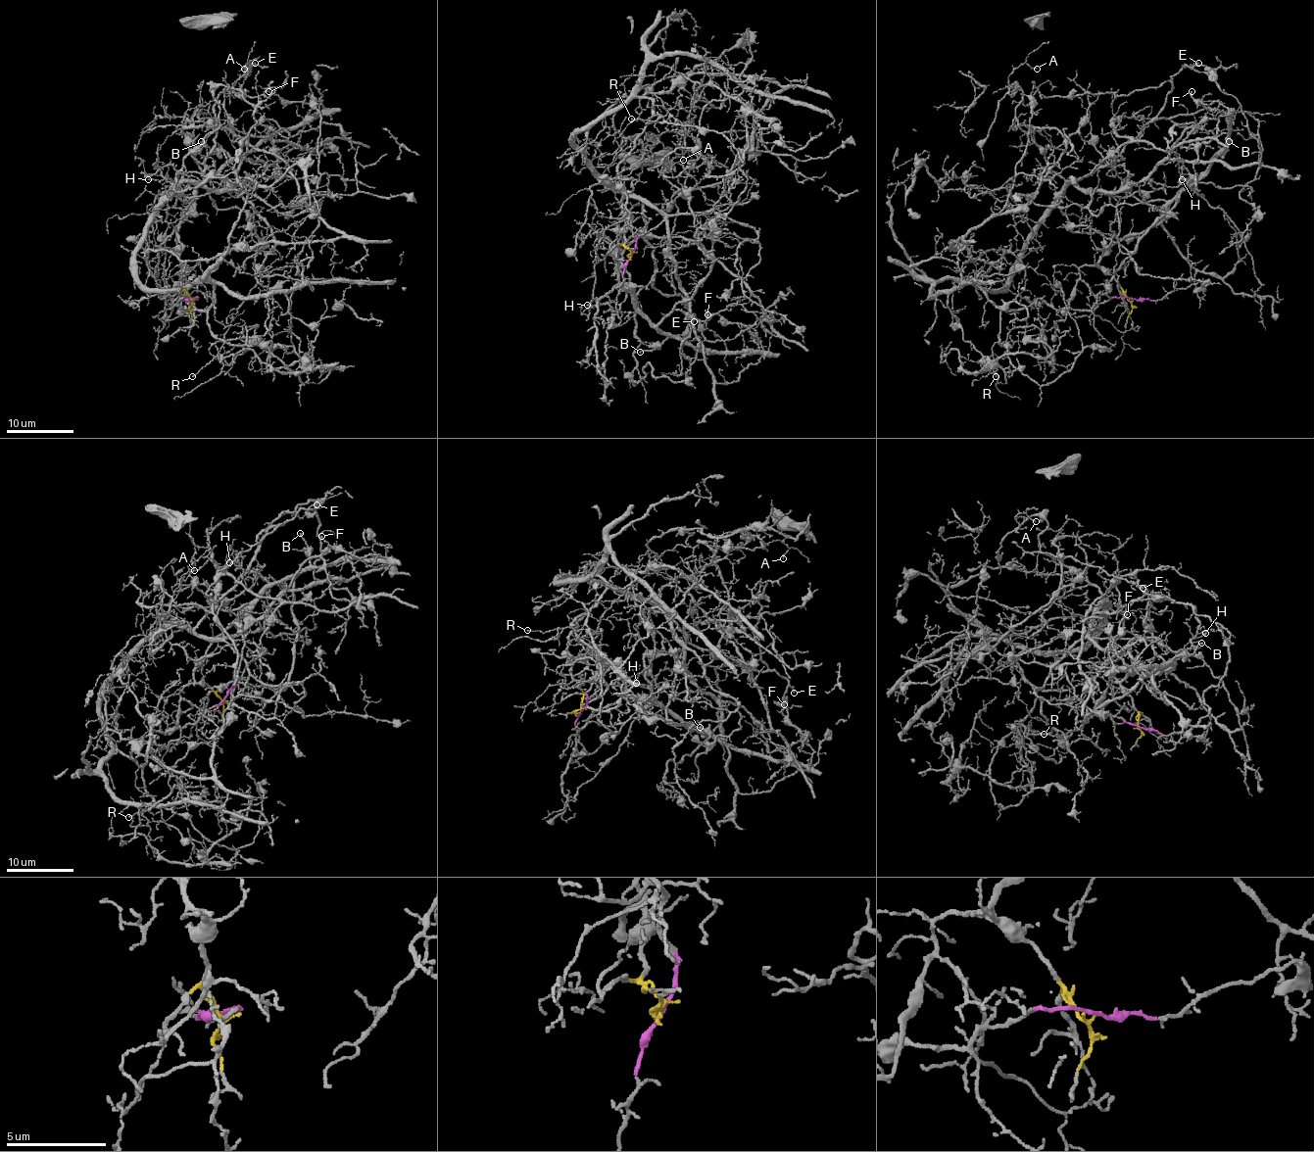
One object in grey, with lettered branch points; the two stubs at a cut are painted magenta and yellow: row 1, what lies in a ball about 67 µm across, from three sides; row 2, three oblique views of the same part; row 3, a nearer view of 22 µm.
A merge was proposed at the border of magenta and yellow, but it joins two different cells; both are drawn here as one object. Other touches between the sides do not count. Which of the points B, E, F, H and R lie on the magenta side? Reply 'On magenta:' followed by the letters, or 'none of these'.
On magenta: E, R

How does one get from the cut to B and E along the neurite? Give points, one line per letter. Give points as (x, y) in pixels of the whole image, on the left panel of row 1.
B: (190, 299), (180, 257), (178, 222), (192, 194), (229, 159), (222, 150), (212, 150), (200, 142)
E: (190, 299), (205, 311), (212, 285), (148, 289), (136, 252), (202, 179), (214, 107), (254, 63)

